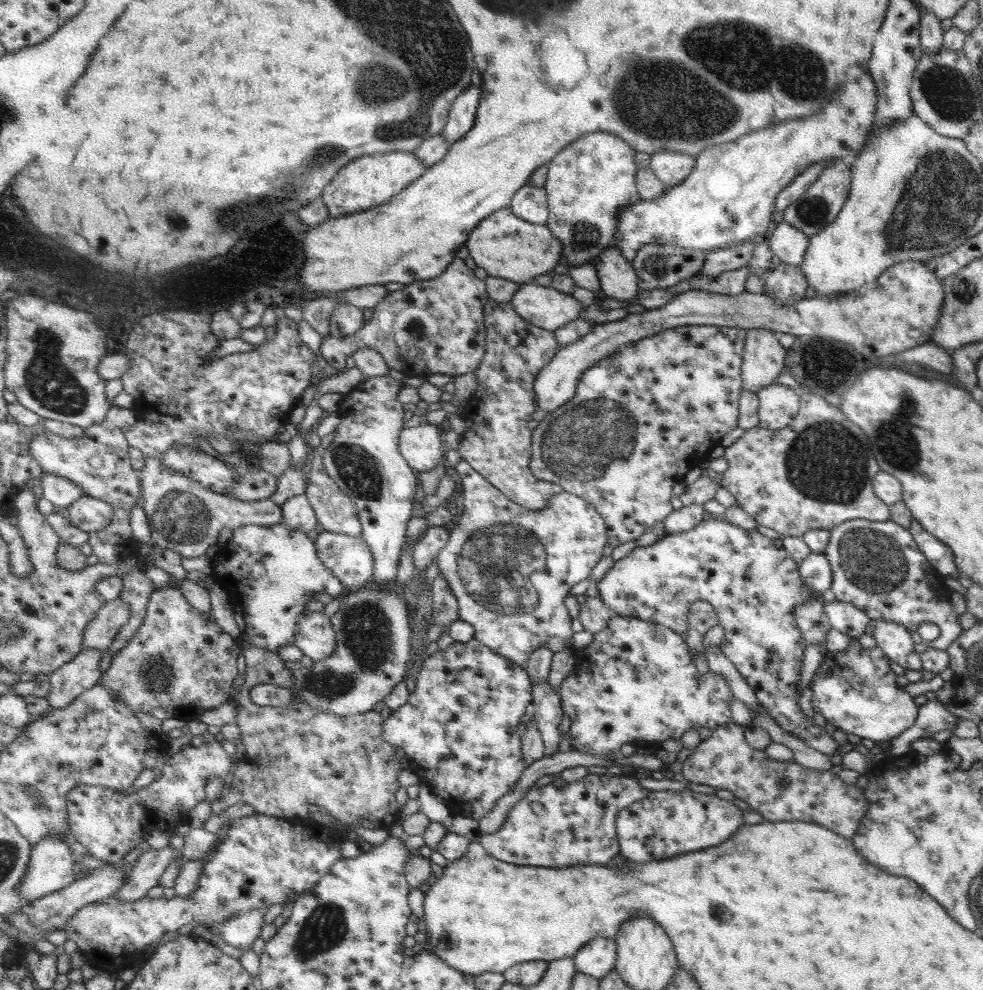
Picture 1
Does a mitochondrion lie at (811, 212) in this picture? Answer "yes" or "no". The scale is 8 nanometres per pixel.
yes

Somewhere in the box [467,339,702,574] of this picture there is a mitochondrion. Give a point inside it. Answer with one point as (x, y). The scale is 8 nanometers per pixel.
(587, 445)

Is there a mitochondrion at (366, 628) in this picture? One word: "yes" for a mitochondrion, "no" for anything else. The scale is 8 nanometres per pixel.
yes

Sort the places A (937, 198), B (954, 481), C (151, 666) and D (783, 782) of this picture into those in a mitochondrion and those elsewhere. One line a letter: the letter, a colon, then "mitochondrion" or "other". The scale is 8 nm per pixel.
A: mitochondrion
B: other
C: mitochondrion
D: other

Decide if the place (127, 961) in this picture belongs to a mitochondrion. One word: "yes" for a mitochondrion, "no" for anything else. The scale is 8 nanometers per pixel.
no

